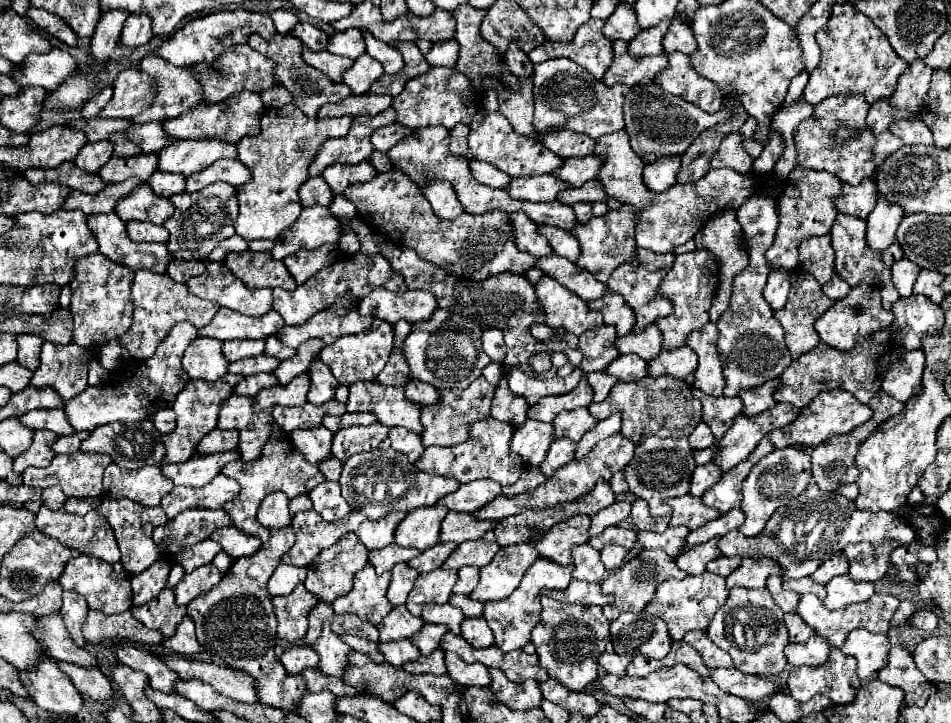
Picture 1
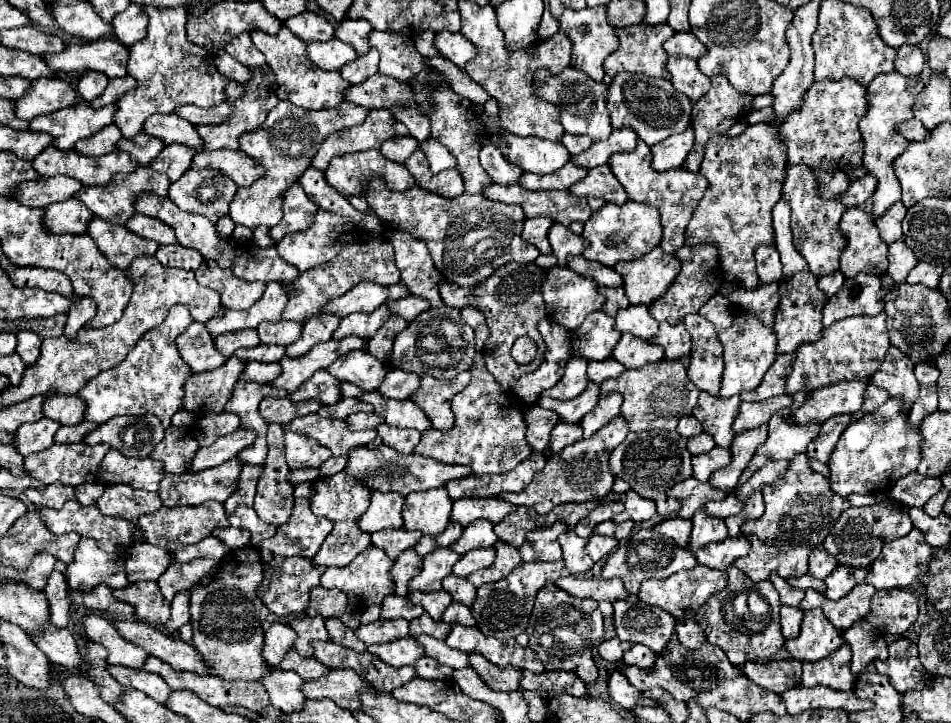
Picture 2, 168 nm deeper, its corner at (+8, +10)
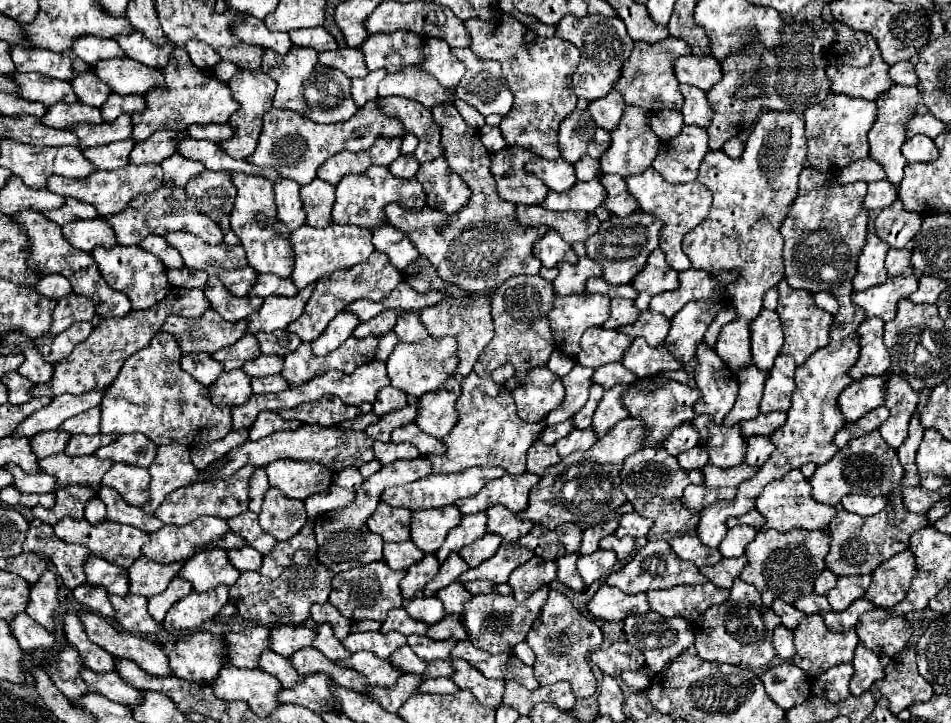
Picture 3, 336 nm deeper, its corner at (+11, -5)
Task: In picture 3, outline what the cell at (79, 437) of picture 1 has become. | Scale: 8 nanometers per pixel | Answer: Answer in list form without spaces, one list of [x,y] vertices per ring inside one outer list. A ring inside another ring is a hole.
[[[77,434],[71,436],[71,440],[65,446],[65,454],[69,456],[81,456],[81,454],[93,454],[97,448],[107,446],[109,442],[113,442],[117,436],[103,436],[103,434],[95,434],[95,436],[87,436],[87,434]]]

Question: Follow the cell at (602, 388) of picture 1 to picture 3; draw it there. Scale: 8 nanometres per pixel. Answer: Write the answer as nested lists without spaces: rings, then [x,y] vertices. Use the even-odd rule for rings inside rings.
[[[613,362],[613,364],[605,364],[601,368],[597,368],[593,372],[593,382],[595,384],[601,384],[605,390],[607,388],[613,388],[617,384],[623,384],[623,386],[629,386],[637,380],[637,376],[633,376],[633,372],[629,372],[623,364],[619,362]]]

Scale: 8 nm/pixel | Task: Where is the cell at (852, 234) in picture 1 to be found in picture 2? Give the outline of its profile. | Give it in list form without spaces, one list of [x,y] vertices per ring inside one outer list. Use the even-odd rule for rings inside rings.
[[[852,207],[844,213],[840,229],[846,235],[840,273],[844,277],[856,277],[858,273],[884,275],[888,267],[888,245],[880,237],[872,217],[868,217],[866,211]]]

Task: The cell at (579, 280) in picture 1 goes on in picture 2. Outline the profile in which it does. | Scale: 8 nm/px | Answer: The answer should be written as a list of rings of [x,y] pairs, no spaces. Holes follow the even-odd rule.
[[[572,257],[568,261],[568,267],[584,277],[592,277],[599,286],[604,287],[618,287],[621,286],[623,279],[614,268],[606,267],[594,263],[594,261],[588,261],[584,257]]]

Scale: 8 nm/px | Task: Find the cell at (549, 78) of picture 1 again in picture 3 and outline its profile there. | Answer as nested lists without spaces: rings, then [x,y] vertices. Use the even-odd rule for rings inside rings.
[[[575,110],[561,122],[559,150],[561,156],[571,164],[575,164],[583,154],[601,158],[609,144],[609,132],[601,130],[587,110]]]

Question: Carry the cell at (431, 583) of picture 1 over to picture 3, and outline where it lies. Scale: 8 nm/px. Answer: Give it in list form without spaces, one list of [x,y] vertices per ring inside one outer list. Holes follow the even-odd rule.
[[[451,554],[451,556],[441,564],[437,576],[425,586],[423,594],[425,594],[425,596],[435,596],[437,590],[453,584],[453,582],[457,580],[457,576],[461,576],[461,574],[467,572],[467,570],[469,570],[469,566],[461,560],[461,556],[459,556],[459,554]]]

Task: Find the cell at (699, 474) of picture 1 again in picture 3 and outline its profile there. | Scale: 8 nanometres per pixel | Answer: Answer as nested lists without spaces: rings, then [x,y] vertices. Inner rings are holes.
[[[707,464],[701,468],[703,474],[703,486],[707,490],[717,490],[717,488],[727,488],[727,486],[739,486],[741,482],[749,480],[755,476],[759,468],[749,468],[749,464],[739,464],[733,468],[717,468],[713,464]]]

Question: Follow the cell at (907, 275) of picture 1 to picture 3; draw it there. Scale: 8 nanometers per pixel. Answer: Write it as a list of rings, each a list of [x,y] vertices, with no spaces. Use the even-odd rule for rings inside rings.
[[[891,248],[887,252],[887,260],[885,260],[885,270],[889,278],[897,278],[897,276],[911,276],[913,274],[913,266],[909,264],[909,250],[895,250]]]

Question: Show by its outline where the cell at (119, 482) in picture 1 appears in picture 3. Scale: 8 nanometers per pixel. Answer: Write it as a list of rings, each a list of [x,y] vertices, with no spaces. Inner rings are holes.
[[[115,462],[103,476],[103,486],[117,490],[127,504],[143,508],[149,502],[149,472],[145,468]]]

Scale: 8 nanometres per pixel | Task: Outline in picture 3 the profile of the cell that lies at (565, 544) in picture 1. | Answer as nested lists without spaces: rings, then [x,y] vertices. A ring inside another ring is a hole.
[[[533,556],[529,562],[515,568],[515,572],[511,572],[509,576],[509,584],[513,588],[515,600],[521,602],[533,590],[551,584],[555,580],[555,574],[557,574],[555,560],[537,560],[537,556]]]

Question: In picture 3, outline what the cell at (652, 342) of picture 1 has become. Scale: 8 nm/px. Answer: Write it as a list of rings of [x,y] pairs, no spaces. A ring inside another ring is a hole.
[[[645,310],[645,312],[641,312],[637,316],[637,320],[633,324],[619,326],[617,330],[623,332],[623,334],[627,334],[627,336],[631,336],[631,338],[641,336],[641,338],[647,340],[647,344],[651,348],[657,348],[657,346],[663,344],[665,336],[669,332],[669,320],[665,320],[665,318],[661,318],[661,316]]]

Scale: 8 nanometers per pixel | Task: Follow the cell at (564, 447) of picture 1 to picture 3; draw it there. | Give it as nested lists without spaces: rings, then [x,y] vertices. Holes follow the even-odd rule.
[[[587,428],[587,430],[571,430],[571,434],[561,438],[555,444],[555,448],[557,448],[559,456],[565,458],[565,456],[569,456],[575,450],[589,450],[591,444],[595,444],[595,442],[597,442],[597,438],[593,436],[591,428]]]

